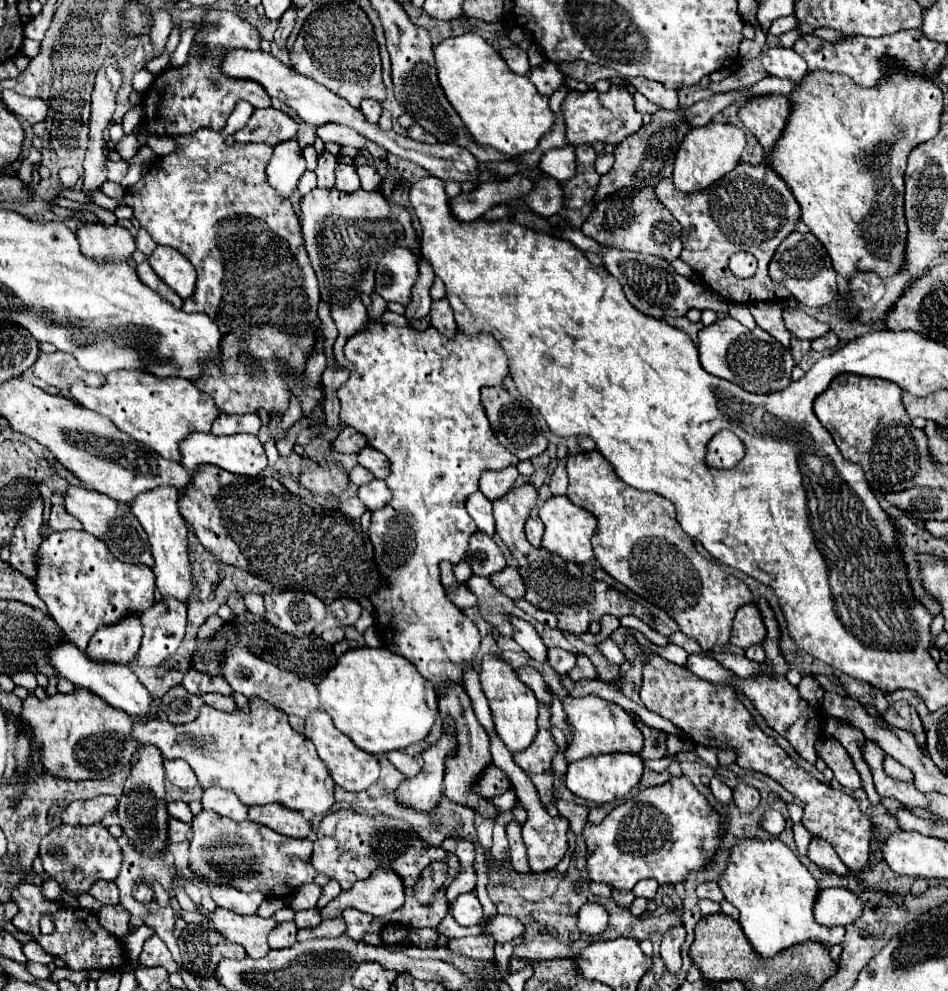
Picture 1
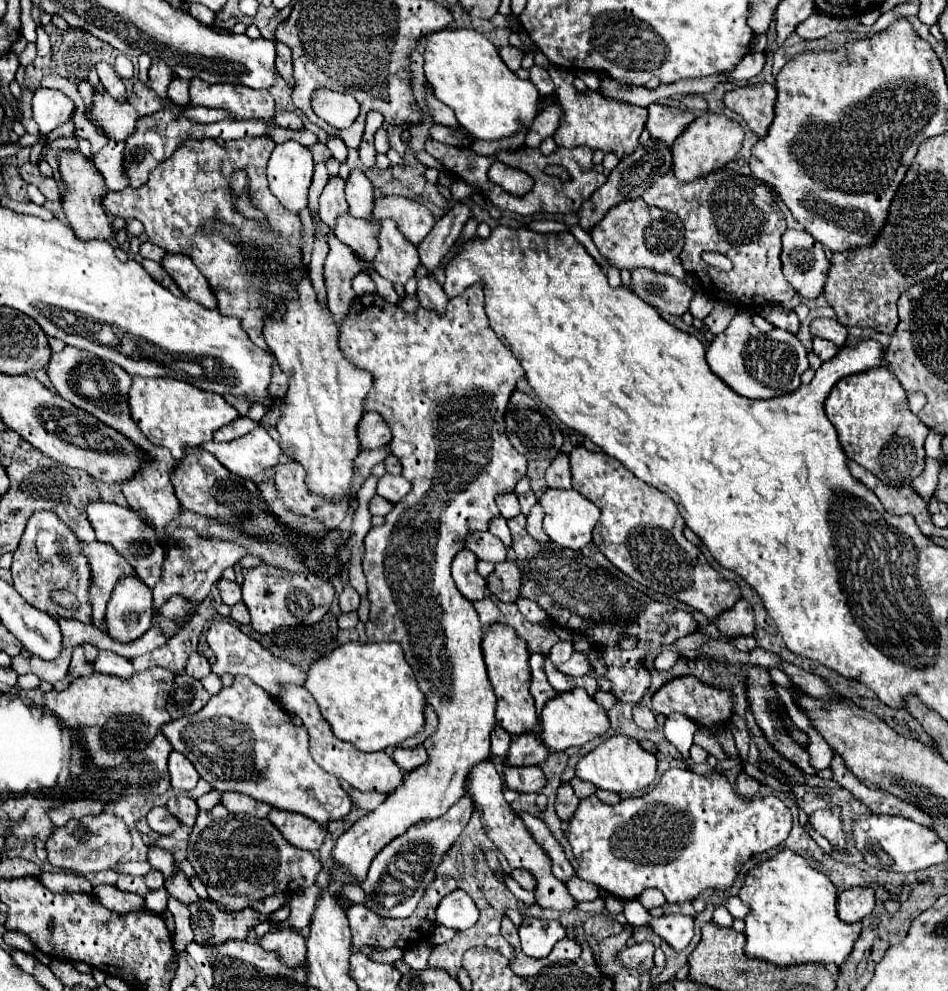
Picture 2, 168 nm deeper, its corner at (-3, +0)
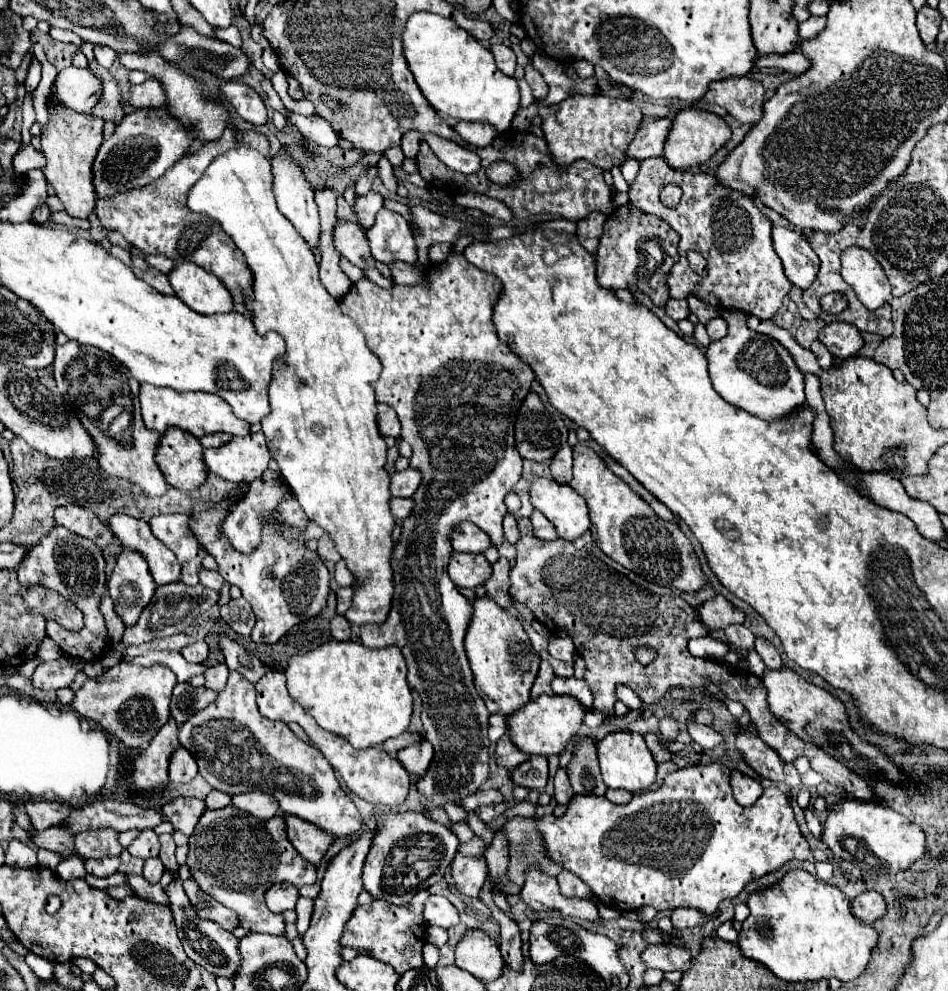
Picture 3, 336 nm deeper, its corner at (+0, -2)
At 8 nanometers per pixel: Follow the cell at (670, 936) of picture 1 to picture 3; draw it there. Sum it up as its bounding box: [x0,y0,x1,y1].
[672,907,708,931]

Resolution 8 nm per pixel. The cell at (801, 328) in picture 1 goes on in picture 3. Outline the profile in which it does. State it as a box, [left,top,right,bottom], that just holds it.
[820,323,864,361]

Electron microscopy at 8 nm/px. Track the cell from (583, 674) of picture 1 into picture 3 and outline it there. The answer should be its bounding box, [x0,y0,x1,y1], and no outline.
[540,651,574,677]

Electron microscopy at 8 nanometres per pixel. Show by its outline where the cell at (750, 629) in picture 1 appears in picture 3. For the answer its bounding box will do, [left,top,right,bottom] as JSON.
[696,595,744,631]

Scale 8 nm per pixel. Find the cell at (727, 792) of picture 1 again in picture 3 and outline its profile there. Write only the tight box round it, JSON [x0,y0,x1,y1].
[660,717,678,743]

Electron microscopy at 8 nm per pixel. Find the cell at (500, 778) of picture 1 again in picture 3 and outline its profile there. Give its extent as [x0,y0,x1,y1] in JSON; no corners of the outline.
[510,757,548,791]

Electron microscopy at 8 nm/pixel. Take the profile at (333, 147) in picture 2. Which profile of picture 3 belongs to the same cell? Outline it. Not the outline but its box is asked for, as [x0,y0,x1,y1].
[288,111,338,149]

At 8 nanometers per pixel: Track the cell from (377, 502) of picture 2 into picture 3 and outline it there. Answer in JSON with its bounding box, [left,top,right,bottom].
[392,497,414,519]

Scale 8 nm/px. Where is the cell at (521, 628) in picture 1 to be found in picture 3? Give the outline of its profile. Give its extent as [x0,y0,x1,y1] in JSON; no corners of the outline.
[552,677,592,709]

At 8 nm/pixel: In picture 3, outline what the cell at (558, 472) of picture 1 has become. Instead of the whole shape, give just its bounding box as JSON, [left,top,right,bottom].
[550,445,572,483]

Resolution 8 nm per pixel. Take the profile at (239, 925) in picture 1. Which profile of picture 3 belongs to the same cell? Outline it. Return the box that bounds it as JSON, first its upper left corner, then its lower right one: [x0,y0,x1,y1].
[160,835,178,877]

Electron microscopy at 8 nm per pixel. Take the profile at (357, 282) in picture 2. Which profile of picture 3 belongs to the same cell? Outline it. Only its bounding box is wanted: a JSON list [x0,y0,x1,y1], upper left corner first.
[340,259,364,281]

